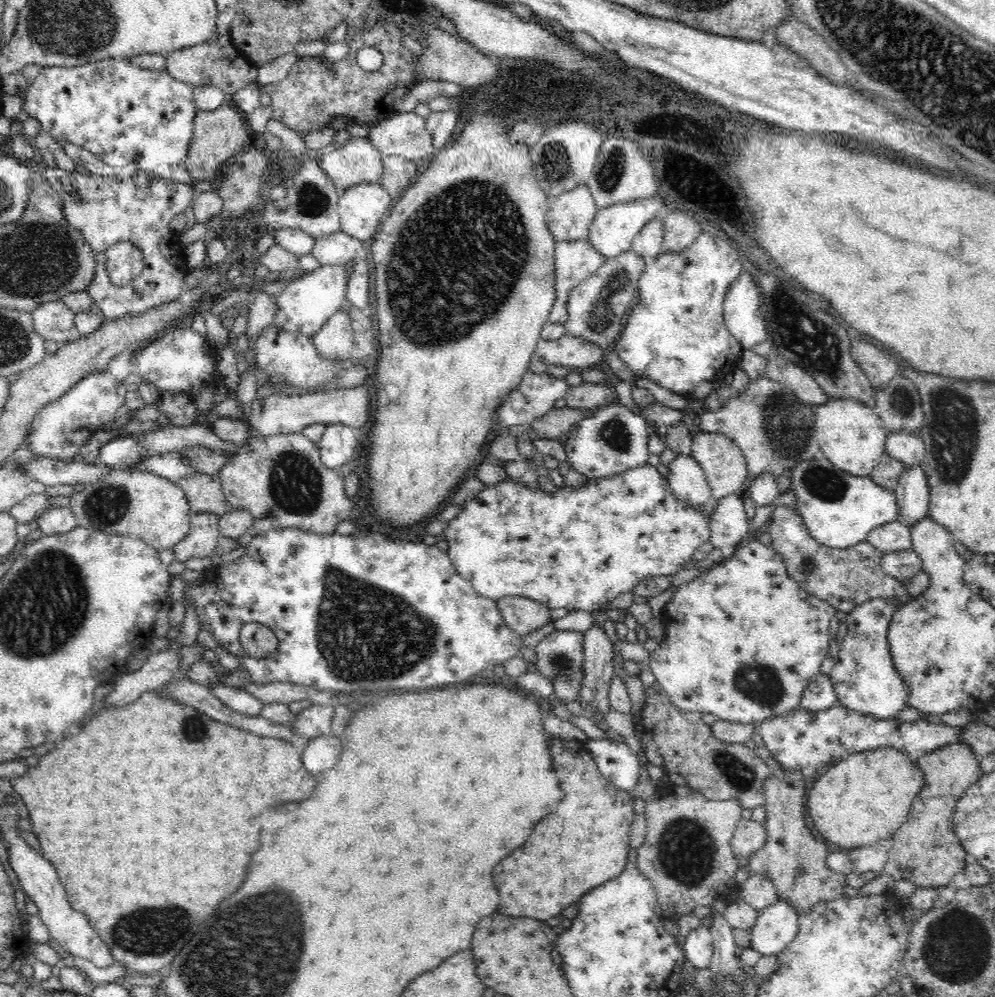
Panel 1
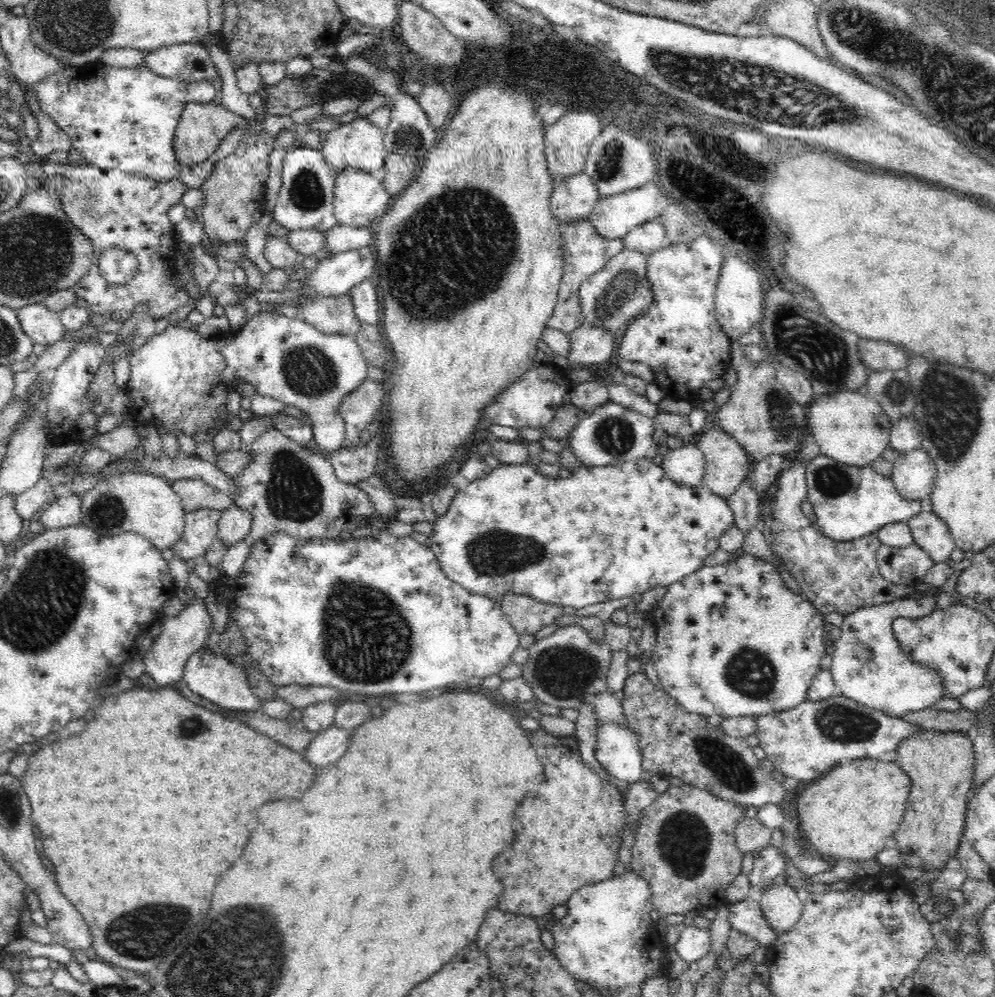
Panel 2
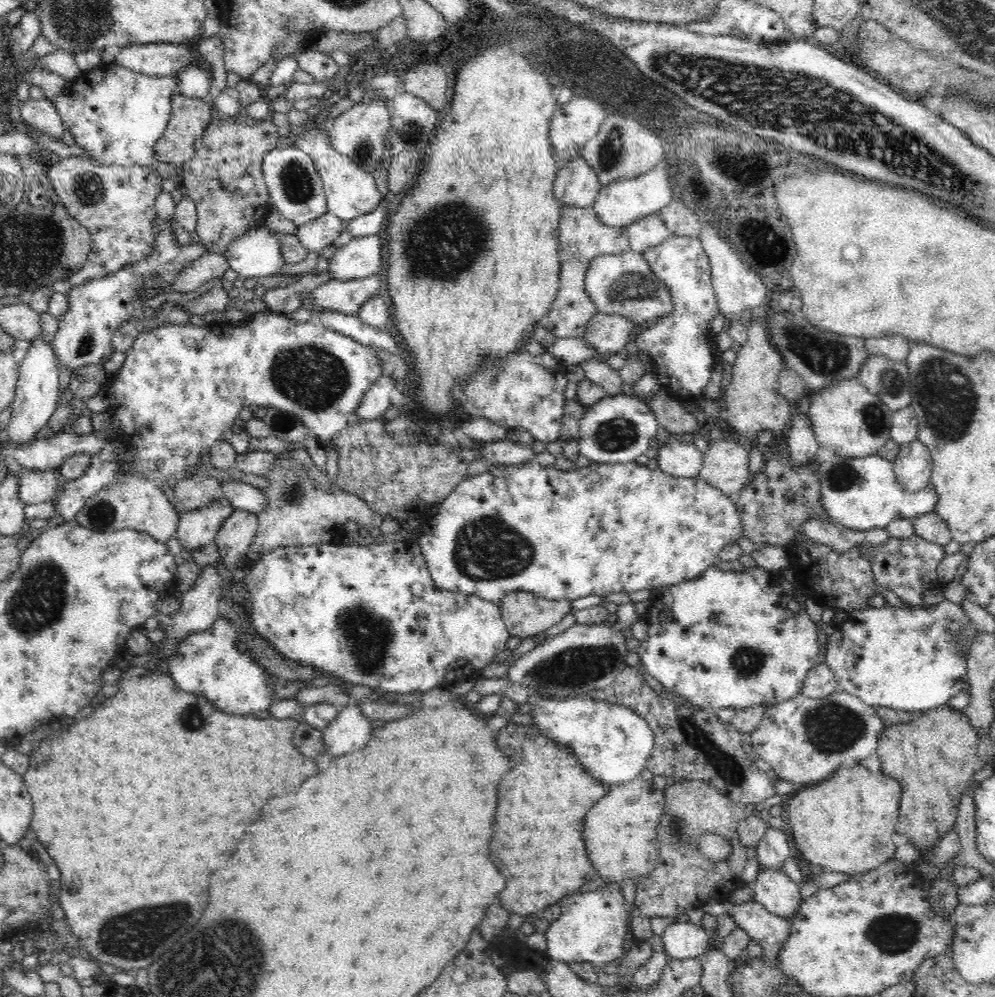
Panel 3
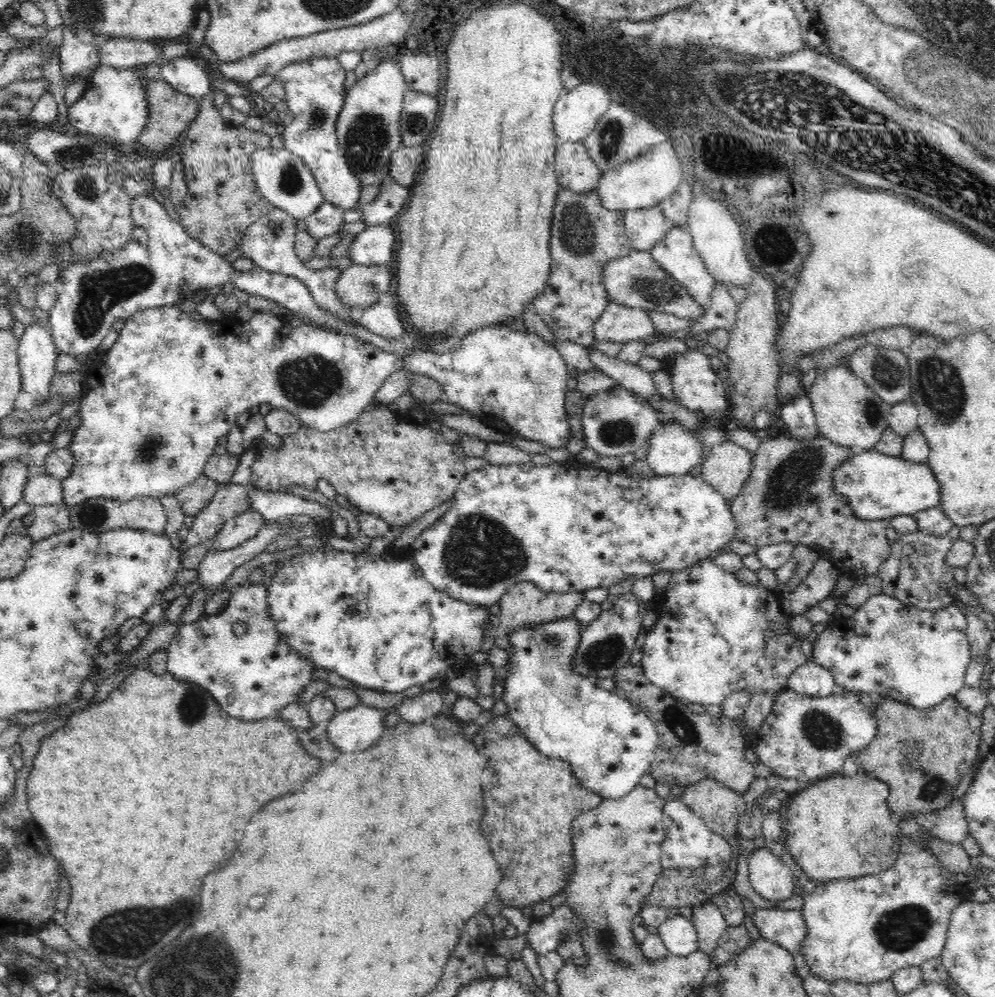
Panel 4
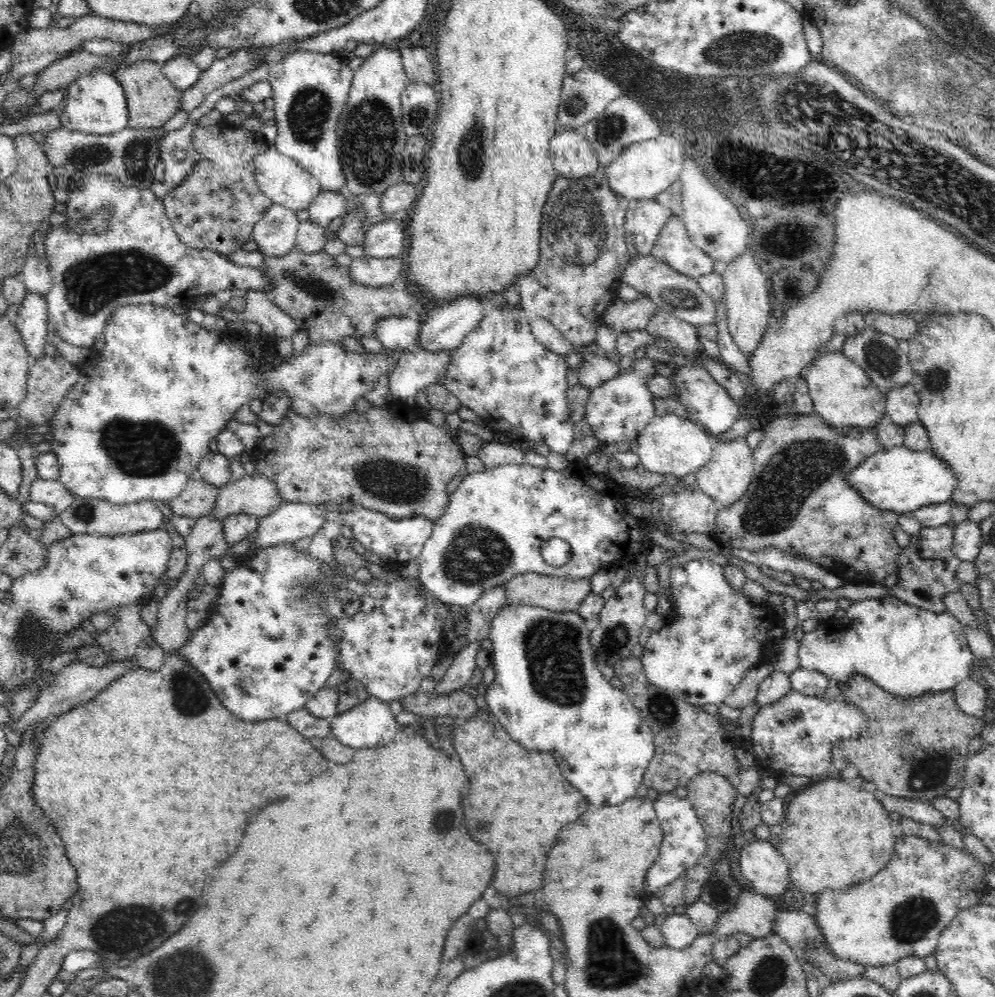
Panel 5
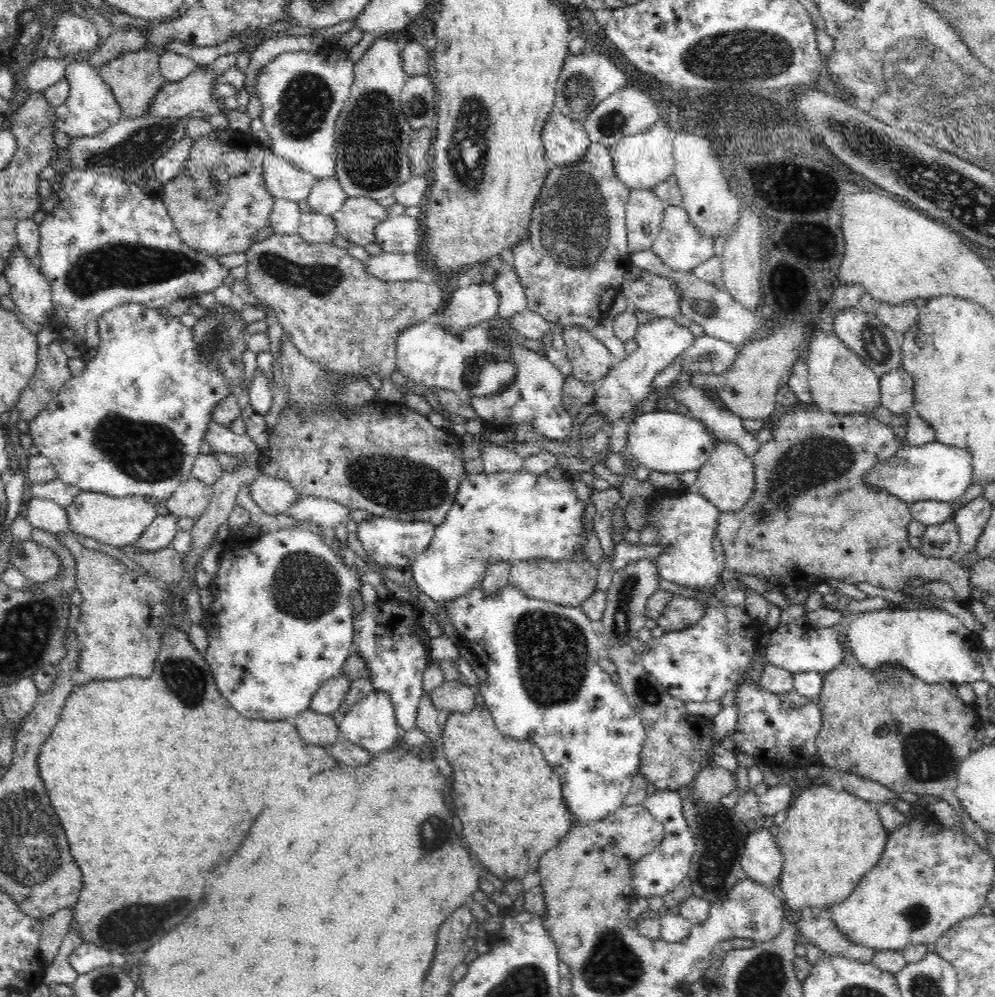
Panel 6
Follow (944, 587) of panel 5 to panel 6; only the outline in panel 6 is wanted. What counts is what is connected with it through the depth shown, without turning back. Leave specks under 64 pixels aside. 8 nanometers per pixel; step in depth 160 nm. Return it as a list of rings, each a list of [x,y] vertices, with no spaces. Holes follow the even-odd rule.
[[[953,520],[927,526],[920,540],[922,555],[950,558],[960,550],[960,531]]]

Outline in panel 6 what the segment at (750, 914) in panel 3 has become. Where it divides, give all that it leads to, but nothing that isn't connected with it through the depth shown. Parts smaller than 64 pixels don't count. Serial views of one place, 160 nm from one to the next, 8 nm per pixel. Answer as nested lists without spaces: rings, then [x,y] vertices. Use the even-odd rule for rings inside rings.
[[[810,916],[806,922],[794,920],[794,925],[798,927],[796,944],[803,944],[807,948],[808,942],[813,942],[820,947],[820,952],[824,955],[840,955],[867,963],[875,954],[870,947],[852,943],[840,928],[836,927],[832,918]]]

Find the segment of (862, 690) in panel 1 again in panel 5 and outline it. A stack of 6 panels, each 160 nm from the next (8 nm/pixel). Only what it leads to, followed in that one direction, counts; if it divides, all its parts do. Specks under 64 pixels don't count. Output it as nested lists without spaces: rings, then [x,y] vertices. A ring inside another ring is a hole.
[[[888,594],[884,598],[853,601],[842,618],[830,618],[799,641],[799,665],[846,683],[854,675],[869,678],[904,700],[925,692],[954,689],[978,668],[963,625],[951,614],[918,608]]]

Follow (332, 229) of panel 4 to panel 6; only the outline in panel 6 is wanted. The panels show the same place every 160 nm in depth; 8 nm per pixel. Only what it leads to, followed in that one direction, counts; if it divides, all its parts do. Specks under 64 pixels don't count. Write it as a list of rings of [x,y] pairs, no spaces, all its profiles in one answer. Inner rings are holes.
[[[332,177],[330,179],[317,179],[312,185],[307,201],[310,210],[332,216],[338,209],[342,208],[347,197],[337,177]]]

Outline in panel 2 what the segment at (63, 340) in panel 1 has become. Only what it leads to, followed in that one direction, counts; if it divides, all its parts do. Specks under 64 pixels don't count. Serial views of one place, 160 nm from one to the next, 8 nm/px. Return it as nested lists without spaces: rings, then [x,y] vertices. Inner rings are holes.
[[[29,304],[15,310],[22,330],[36,343],[50,345],[61,340],[66,328],[58,311],[43,304]]]

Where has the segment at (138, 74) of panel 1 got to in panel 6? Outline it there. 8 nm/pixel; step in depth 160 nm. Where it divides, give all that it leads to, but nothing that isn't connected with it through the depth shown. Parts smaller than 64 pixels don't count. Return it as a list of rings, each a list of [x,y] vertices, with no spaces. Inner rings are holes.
[[[74,59],[65,68],[65,78],[70,85],[70,94],[64,104],[54,111],[54,126],[69,138],[96,136],[121,120],[121,108],[113,90],[105,83],[96,67],[86,59]]]

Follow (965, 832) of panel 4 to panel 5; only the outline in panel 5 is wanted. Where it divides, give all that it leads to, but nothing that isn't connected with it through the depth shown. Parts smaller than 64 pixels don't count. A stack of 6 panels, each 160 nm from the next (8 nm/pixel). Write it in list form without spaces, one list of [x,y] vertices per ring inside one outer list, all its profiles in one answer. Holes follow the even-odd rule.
[[[873,788],[873,793],[888,813],[898,812],[902,817],[910,818],[924,824],[930,824],[934,828],[944,825],[947,821],[944,815],[933,807],[930,802],[888,796],[877,788]]]

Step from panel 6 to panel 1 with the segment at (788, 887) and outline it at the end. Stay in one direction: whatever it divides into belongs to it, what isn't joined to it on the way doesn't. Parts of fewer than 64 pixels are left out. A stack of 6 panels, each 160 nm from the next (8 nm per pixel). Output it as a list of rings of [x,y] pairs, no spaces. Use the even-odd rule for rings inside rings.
[[[881,747],[868,752],[856,752],[831,765],[820,778],[817,778],[807,794],[807,816],[815,834],[828,844],[838,845],[842,849],[858,849],[872,846],[881,840],[887,840],[899,830],[900,825],[911,812],[913,798],[924,786],[924,773],[916,767],[907,752],[890,747]]]

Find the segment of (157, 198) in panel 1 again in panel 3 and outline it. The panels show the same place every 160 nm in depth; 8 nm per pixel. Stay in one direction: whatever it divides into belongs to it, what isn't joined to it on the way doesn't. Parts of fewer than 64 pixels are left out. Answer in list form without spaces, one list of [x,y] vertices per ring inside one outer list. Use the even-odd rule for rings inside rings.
[[[83,155],[70,156],[47,167],[47,175],[68,215],[85,227],[92,239],[92,252],[88,254],[86,264],[69,278],[73,287],[104,278],[124,266],[134,266],[152,254],[156,244],[154,200],[162,190],[162,178],[154,167],[104,165]]]

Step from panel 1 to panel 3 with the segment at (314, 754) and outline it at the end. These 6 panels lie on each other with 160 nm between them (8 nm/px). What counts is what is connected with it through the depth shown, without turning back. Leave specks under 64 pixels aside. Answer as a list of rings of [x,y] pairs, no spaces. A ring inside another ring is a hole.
[[[351,701],[346,707],[339,709],[336,719],[322,732],[326,760],[364,748],[366,742],[370,741],[373,729],[371,720],[364,716],[361,706]]]

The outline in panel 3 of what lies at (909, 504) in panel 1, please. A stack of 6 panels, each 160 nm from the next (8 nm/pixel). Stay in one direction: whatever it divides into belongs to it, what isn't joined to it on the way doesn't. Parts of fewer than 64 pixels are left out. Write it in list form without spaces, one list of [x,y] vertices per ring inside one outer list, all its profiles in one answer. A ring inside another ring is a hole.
[[[920,439],[901,445],[900,452],[893,460],[898,483],[908,492],[922,490],[931,482],[932,455]]]

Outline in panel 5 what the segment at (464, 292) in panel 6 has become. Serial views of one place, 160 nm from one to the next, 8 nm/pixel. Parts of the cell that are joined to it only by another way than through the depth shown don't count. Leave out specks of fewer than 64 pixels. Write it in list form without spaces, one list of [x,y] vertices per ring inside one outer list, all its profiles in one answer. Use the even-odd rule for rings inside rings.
[[[462,295],[452,301],[444,301],[430,308],[427,320],[421,324],[420,345],[429,352],[452,352],[462,344],[462,340],[472,332],[489,306],[486,302],[479,300],[476,296]]]

